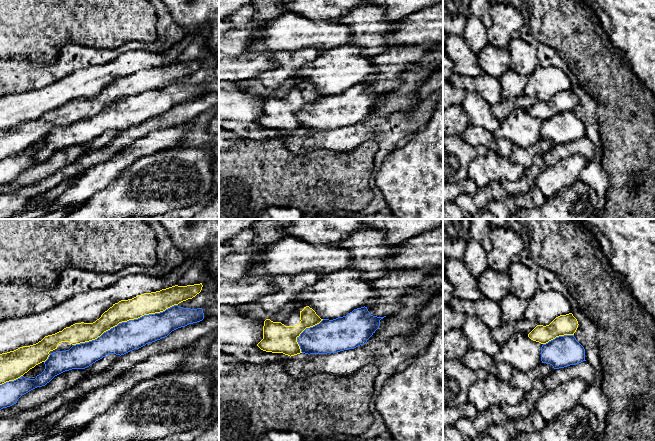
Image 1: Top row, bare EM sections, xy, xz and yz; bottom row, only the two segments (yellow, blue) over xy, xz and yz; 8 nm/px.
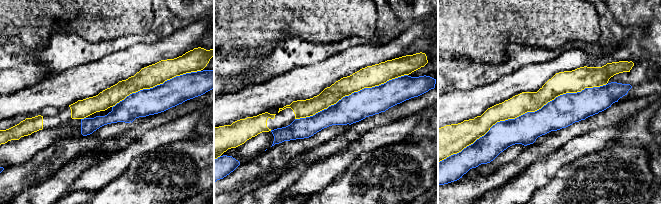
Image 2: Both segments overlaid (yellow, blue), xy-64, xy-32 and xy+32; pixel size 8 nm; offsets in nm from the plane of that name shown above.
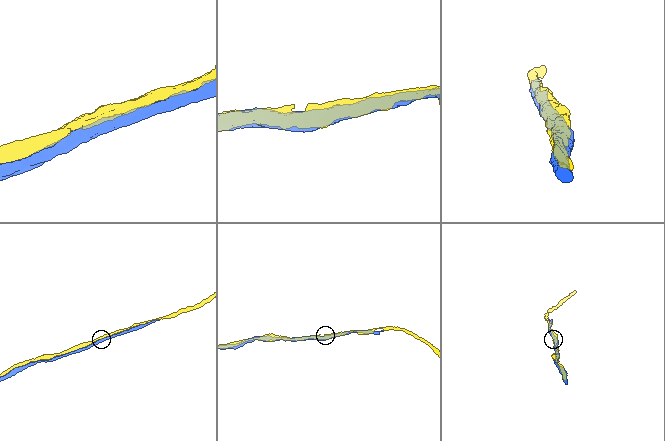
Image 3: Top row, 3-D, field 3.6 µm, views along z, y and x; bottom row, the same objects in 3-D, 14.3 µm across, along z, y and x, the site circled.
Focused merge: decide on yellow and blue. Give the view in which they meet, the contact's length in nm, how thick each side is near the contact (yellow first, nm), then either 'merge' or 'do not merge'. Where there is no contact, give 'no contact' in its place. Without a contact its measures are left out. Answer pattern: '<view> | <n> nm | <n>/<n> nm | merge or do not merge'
xy | 900 nm | 180/240 nm | do not merge

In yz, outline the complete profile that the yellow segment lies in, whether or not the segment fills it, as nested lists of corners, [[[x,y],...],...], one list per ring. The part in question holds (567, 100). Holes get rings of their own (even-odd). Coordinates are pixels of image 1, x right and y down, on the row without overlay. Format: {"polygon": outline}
{"polygon": [[[572,89],[560,91],[556,93],[549,101],[537,101],[528,110],[528,113],[533,117],[546,120],[559,112],[574,111],[578,101],[578,97]]]}

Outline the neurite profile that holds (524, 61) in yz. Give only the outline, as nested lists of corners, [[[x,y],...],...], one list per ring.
[[[519,35],[510,41],[508,50],[511,54],[510,68],[528,78],[538,66],[537,48]]]

